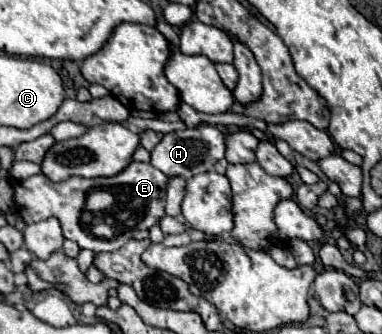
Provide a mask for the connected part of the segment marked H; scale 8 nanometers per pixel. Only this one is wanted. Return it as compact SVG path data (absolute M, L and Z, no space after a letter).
M201 124L195 128L185 128L177 132L169 132L163 136L163 140L151 150L151 166L159 168L169 178L185 178L189 180L195 174L211 172L215 162L225 156L225 136L219 132L219 128Z

